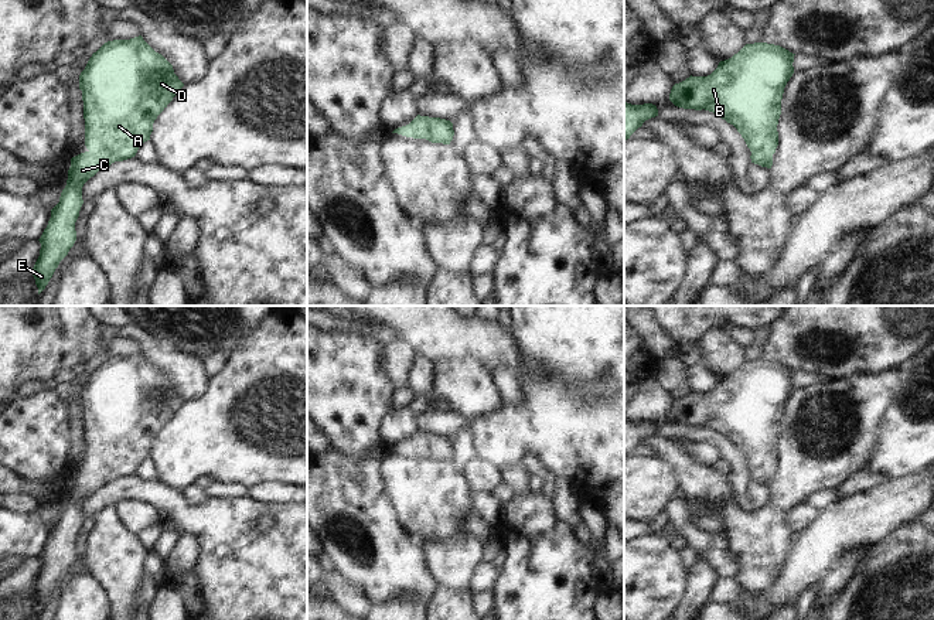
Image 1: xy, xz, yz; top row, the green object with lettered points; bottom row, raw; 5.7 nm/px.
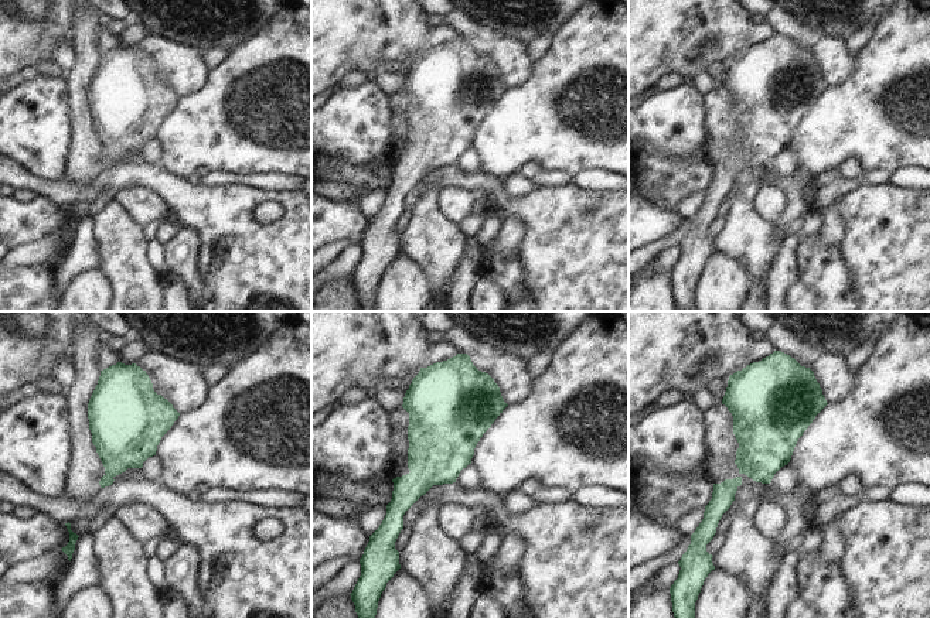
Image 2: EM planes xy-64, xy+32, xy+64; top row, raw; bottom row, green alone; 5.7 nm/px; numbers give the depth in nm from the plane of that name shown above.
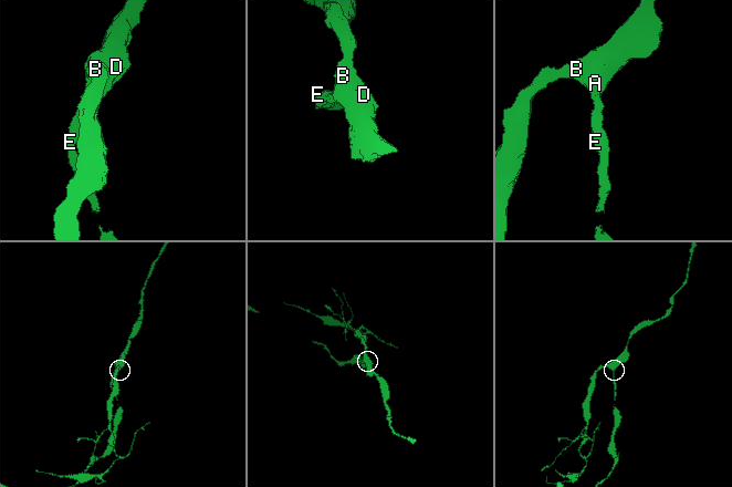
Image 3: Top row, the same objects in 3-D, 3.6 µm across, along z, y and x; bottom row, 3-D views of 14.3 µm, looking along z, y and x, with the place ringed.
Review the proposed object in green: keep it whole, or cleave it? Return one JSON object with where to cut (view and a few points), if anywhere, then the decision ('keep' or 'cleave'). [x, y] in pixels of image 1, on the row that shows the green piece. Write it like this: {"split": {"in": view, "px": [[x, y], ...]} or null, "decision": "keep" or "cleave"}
{"split": null, "decision": "keep"}

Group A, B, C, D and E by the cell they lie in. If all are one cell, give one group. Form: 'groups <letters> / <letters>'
groups A B C D E

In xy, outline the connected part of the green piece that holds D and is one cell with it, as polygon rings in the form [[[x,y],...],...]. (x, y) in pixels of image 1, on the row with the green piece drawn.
[[[142,35],[108,41],[92,54],[79,75],[88,150],[71,159],[67,185],[61,193],[59,202],[51,209],[48,225],[38,239],[41,249],[33,268],[38,294],[45,289],[59,262],[76,241],[75,222],[83,204],[83,184],[112,163],[134,157],[139,147],[150,140],[157,116],[183,86],[184,84],[174,74],[173,65],[156,52]]]

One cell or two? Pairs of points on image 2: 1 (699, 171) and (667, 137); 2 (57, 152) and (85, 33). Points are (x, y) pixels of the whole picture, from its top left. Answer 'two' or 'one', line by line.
1: two
2: two

